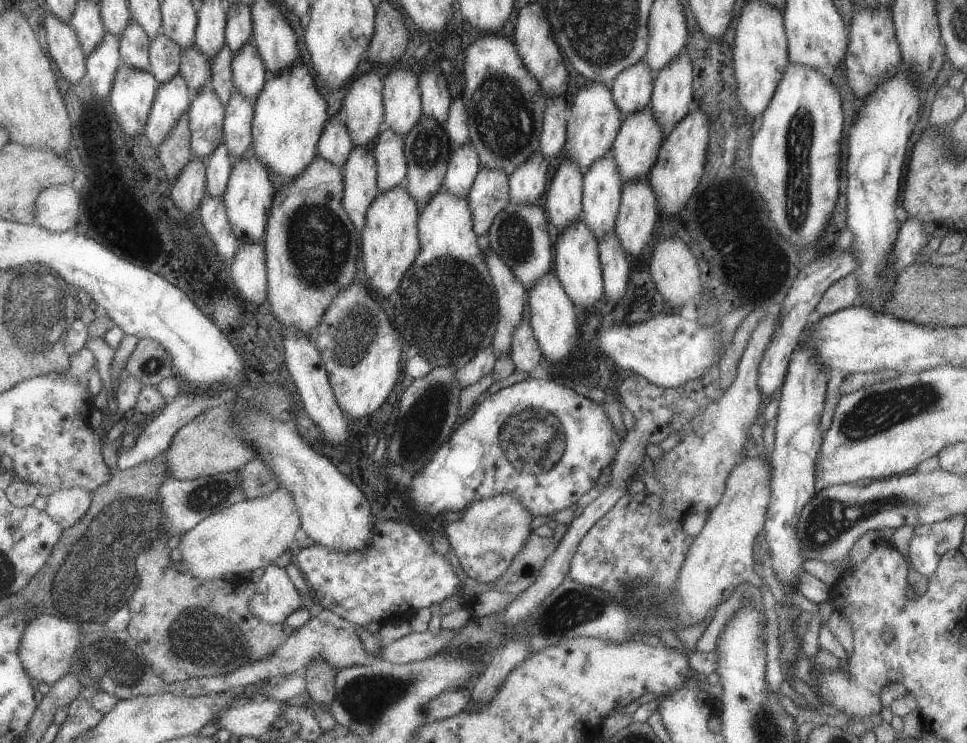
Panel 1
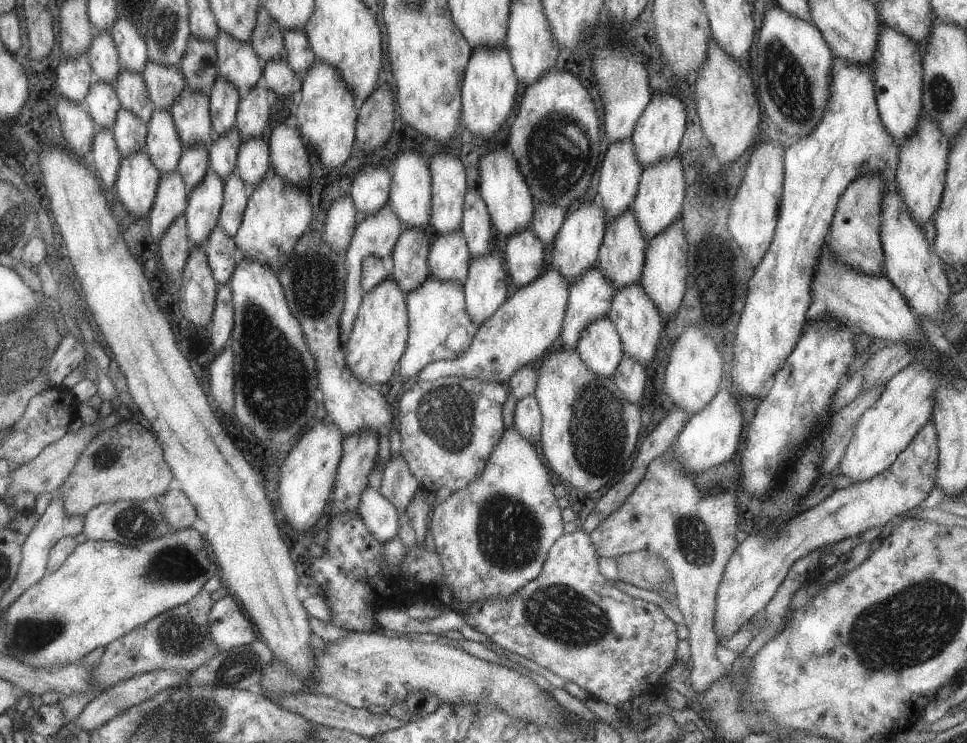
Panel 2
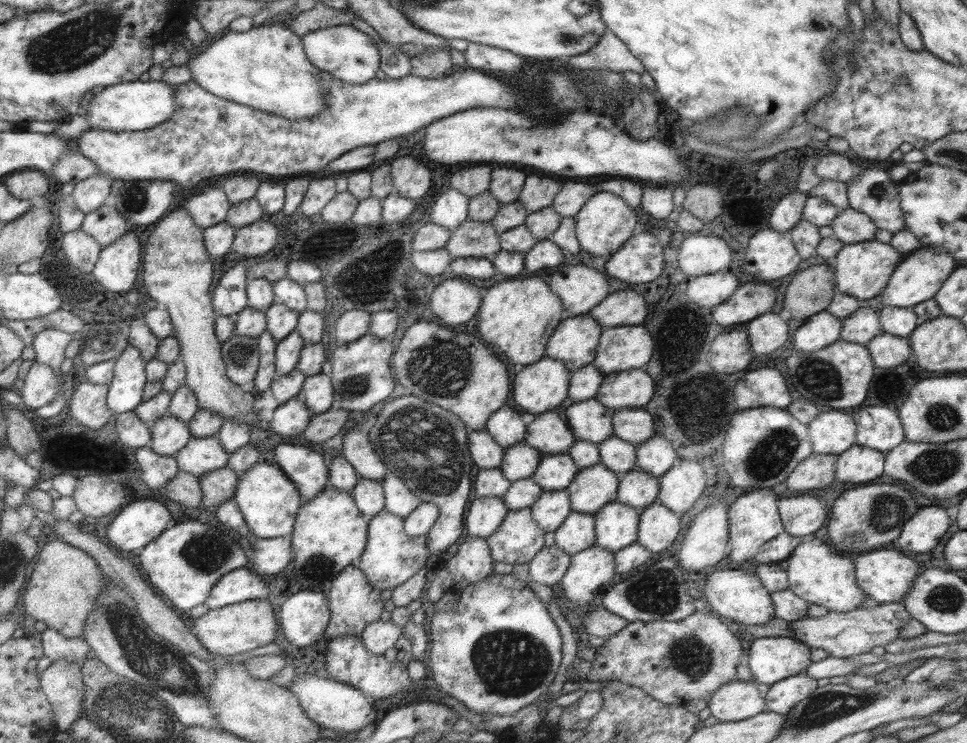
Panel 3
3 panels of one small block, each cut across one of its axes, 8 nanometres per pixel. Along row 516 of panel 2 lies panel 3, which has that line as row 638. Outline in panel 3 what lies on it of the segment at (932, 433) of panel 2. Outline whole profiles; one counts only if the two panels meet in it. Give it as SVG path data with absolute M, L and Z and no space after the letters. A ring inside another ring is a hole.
M901 602L895 603L879 603L874 609L864 609L857 607L855 610L847 612L835 612L827 611L827 614L820 617L807 617L800 618L797 620L788 621L788 628L790 628L790 637L798 640L799 642L805 643L805 646L809 648L821 648L827 655L831 655L839 658L846 658L869 652L873 646L884 646L891 640L897 640L897 631L901 628L905 622L910 618L908 612L904 609Z

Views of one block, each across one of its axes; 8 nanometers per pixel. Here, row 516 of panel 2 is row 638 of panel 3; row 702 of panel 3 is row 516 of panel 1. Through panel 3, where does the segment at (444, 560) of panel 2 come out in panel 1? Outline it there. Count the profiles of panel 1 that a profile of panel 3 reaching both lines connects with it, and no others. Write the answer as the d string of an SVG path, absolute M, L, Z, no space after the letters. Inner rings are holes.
M495 494L469 504L455 522L442 523L441 533L450 543L461 570L467 577L478 583L489 584L503 575L513 556L527 542L527 536L532 534L530 528L532 519L531 512L527 512L525 506L519 504L515 496Z

